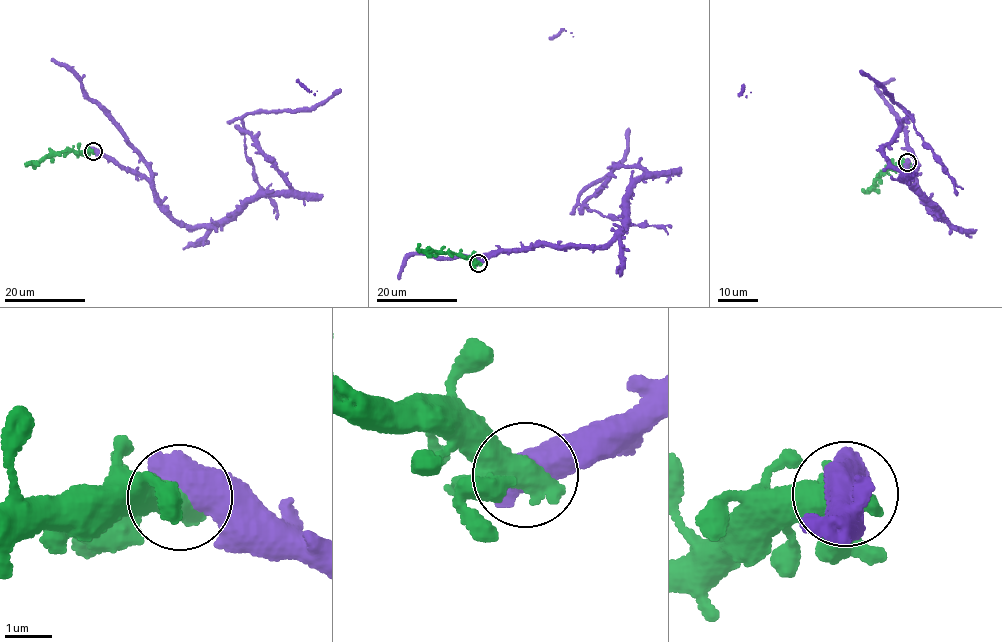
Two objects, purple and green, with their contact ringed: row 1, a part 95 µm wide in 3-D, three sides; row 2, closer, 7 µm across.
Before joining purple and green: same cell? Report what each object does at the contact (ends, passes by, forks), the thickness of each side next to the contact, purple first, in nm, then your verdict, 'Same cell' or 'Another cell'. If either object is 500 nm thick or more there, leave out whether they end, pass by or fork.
Thickness 850 nm (purple) against 700 nm. Another cell

